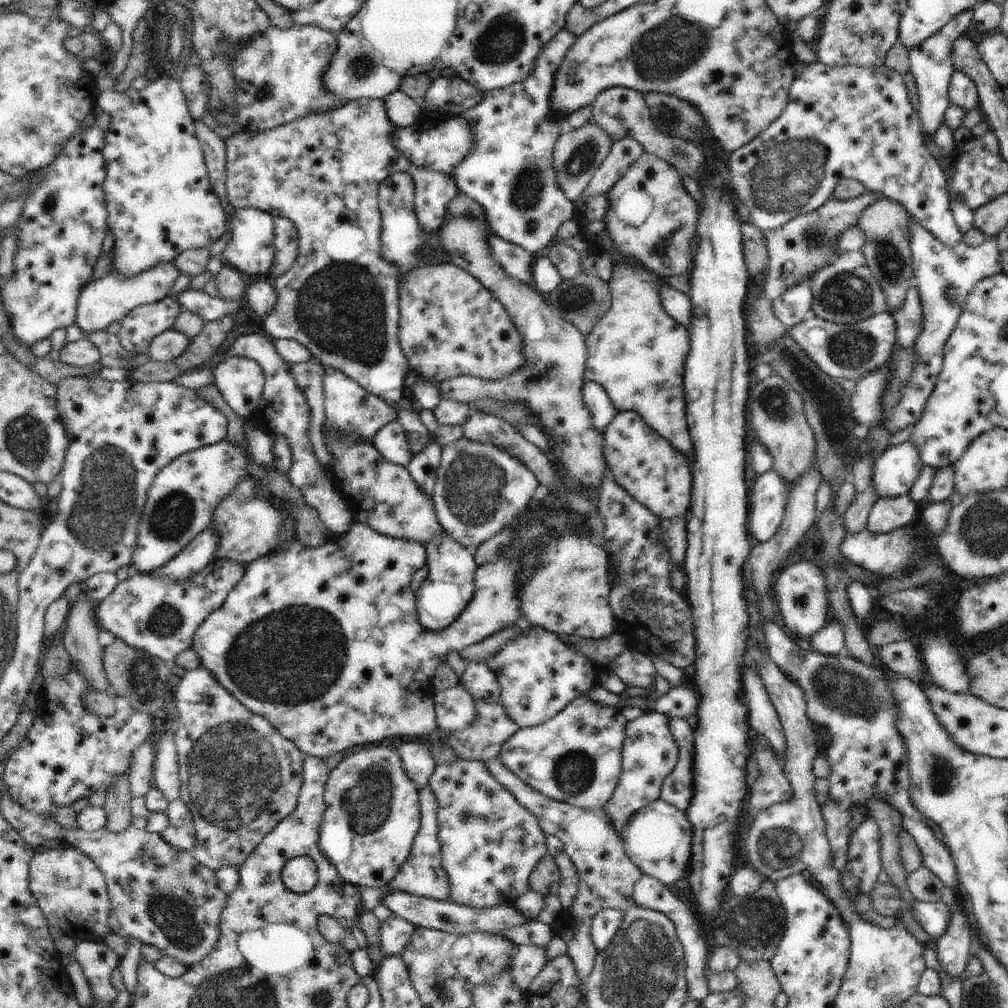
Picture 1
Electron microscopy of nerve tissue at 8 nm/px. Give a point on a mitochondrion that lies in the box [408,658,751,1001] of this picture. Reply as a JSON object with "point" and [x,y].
{"point":[574,771]}

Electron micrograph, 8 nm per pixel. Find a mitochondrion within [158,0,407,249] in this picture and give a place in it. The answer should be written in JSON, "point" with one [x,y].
{"point":[362,66]}

